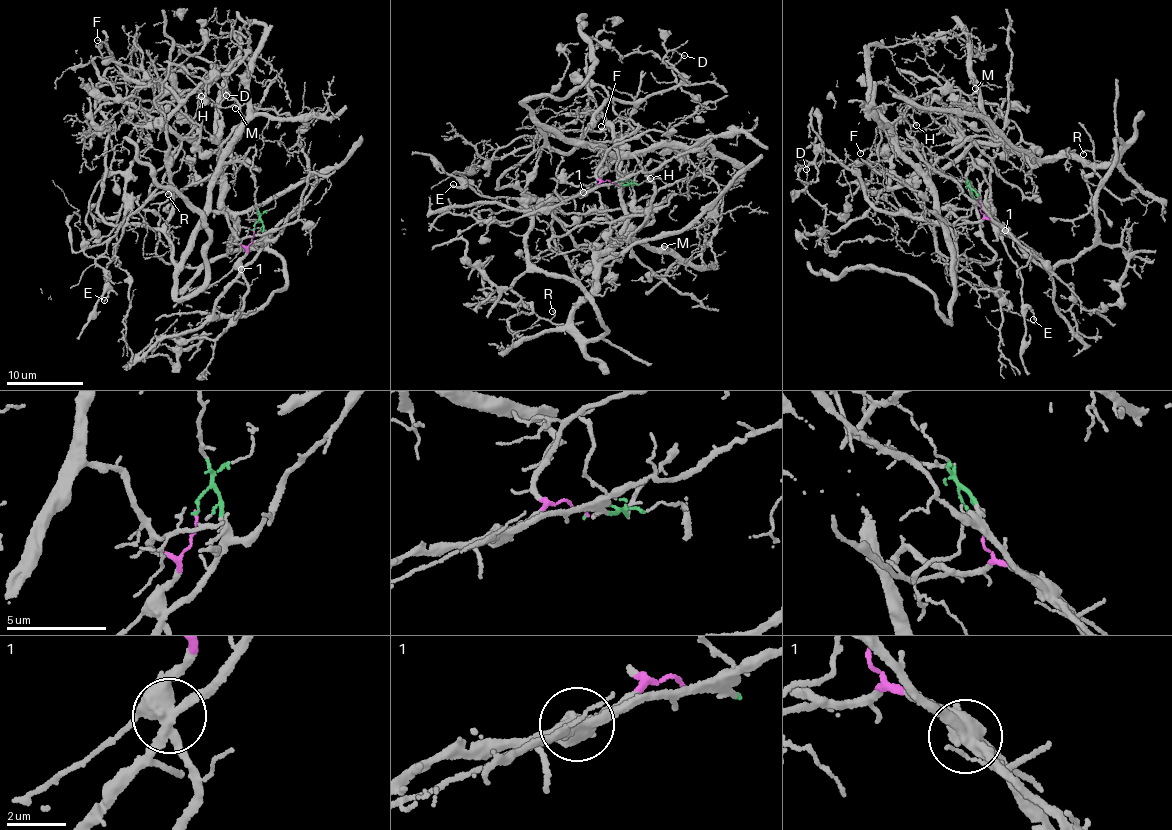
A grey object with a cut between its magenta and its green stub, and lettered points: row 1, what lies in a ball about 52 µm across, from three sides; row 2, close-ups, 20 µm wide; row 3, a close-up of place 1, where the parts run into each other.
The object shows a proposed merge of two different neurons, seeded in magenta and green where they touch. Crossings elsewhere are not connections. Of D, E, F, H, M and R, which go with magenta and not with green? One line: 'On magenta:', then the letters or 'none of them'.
On magenta: D, E, F, H

